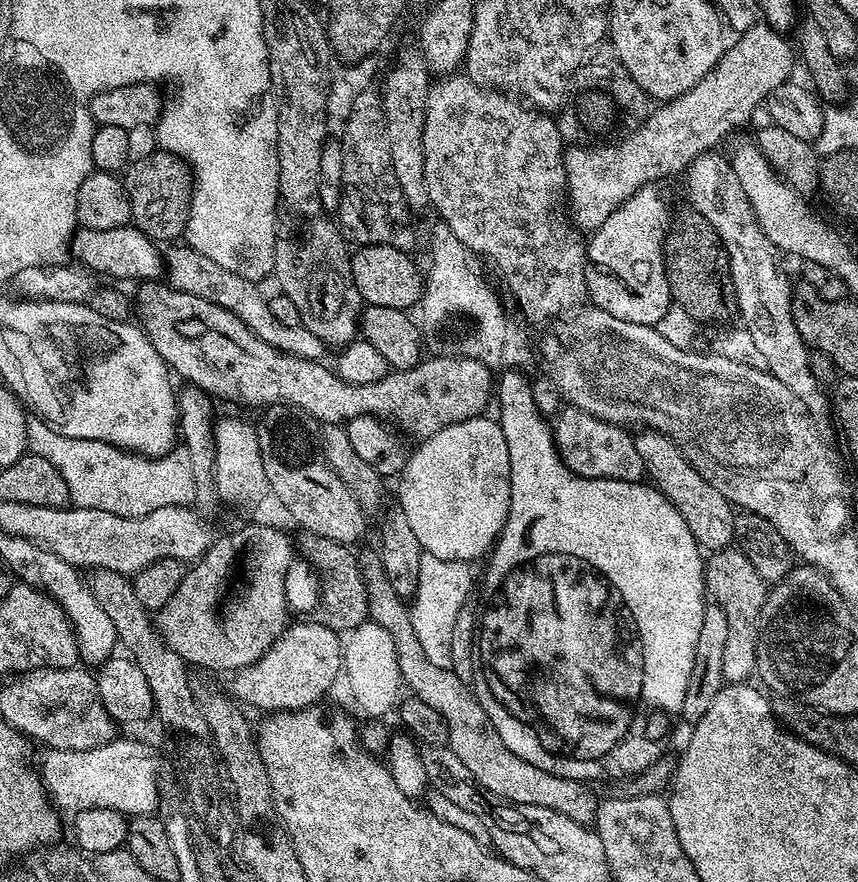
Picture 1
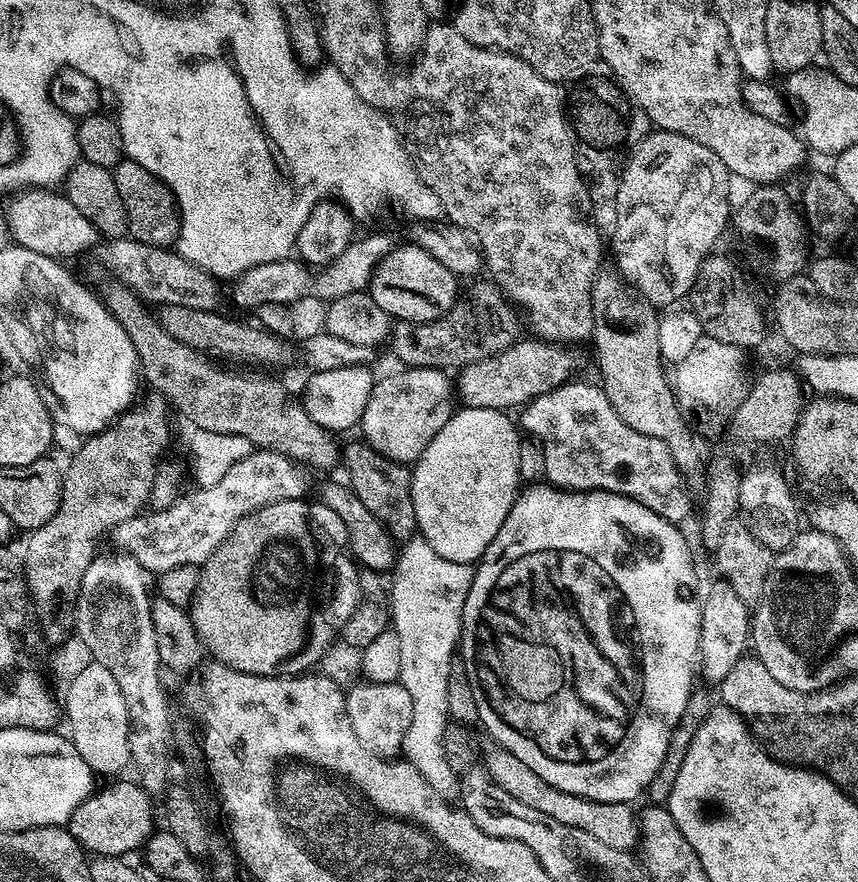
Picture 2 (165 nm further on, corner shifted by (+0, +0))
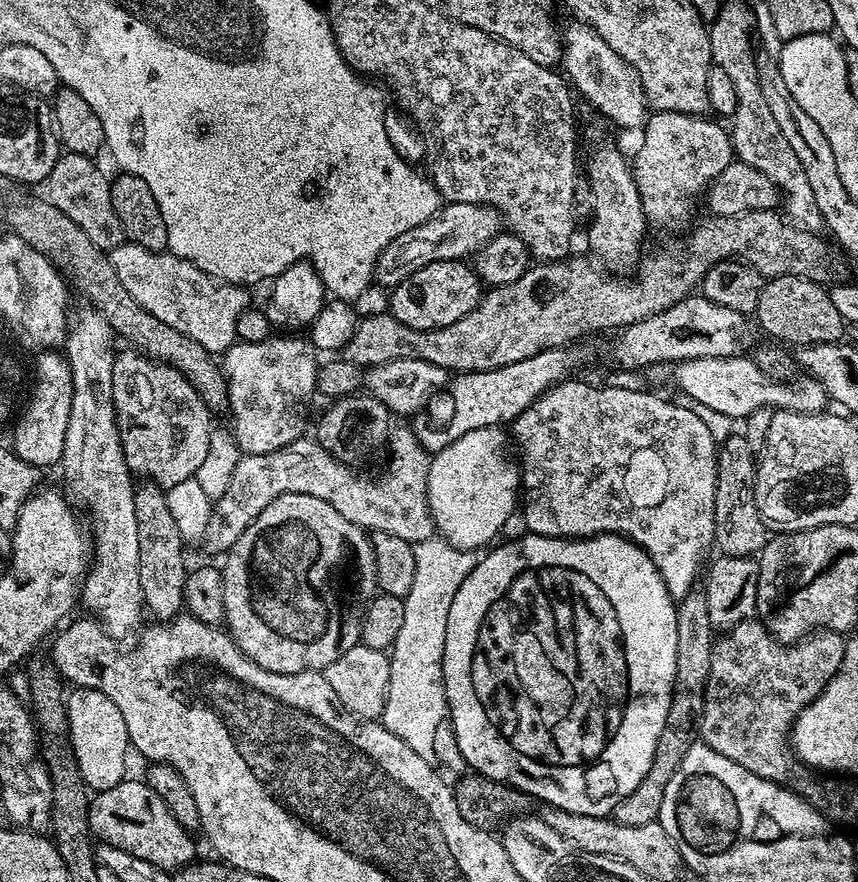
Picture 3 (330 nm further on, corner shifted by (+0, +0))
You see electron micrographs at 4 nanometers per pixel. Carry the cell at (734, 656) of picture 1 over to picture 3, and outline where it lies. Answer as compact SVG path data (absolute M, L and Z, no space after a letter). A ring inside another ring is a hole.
M733 434L718 448L716 457L716 516L714 519L714 544L725 556L752 558L764 549L770 539L770 528L756 505L756 465L748 440Z

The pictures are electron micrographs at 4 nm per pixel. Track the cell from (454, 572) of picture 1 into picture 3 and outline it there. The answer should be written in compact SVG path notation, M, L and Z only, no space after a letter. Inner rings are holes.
M436 534L414 544L412 549L414 583L410 586L410 594L402 597L406 618L402 618L402 630L398 630L398 638L390 649L392 665L382 723L402 738L414 754L431 761L434 733L438 731L438 722L445 720L448 714L448 699L444 693L444 647L450 602L454 602L458 586L462 586L470 570L474 570L478 556L467 548L455 548L449 540Z

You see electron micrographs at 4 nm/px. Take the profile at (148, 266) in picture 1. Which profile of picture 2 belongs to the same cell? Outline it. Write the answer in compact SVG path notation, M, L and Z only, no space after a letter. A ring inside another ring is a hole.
M32 186L27 190L17 191L17 196L4 208L4 220L8 223L9 234L16 239L13 241L19 247L64 262L67 261L67 256L76 256L87 248L95 249L98 233L87 218L78 214L78 206L74 206L67 195L57 192L44 186Z

